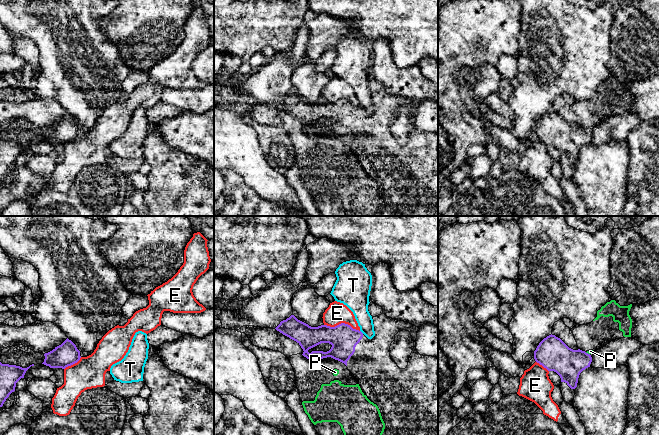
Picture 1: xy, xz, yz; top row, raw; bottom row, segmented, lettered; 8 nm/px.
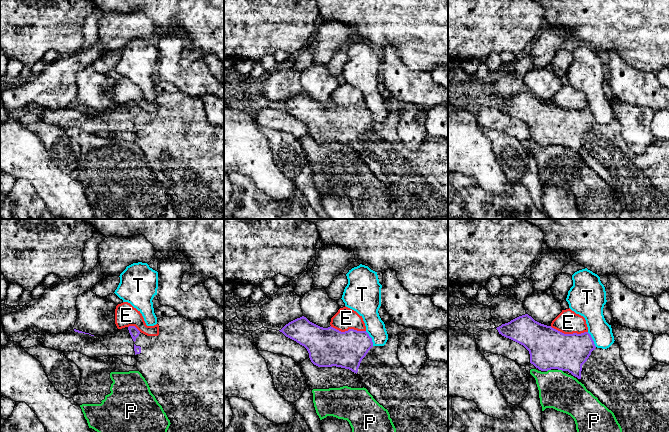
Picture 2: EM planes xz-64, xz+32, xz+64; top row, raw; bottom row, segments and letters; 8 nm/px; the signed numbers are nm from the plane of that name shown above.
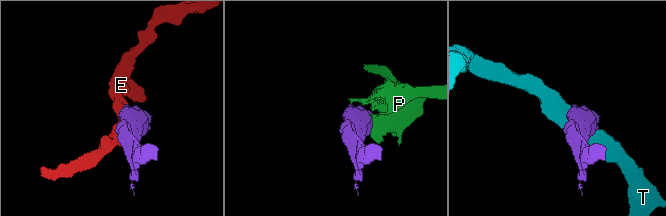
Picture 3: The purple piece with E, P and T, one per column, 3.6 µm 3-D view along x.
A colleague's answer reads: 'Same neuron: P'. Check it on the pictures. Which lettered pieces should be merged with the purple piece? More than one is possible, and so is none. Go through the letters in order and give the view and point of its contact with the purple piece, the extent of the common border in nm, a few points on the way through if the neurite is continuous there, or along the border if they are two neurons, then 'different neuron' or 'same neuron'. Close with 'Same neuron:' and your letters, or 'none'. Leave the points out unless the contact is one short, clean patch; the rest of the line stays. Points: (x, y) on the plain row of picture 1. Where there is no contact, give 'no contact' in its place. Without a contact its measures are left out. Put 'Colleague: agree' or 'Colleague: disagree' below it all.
E: meets purple in xz at (342, 99); contact 300 nm long; different neuron
P: meets purple in yz at (587, 129); contact 40 nm long; border along yz (585, 128), (589, 130); different neuron
T: meets purple in xz at (361, 108); contact 40 nm long; border along xz (360, 106), (363, 109); different neuron
Same neuron: none
Colleague: disagree

